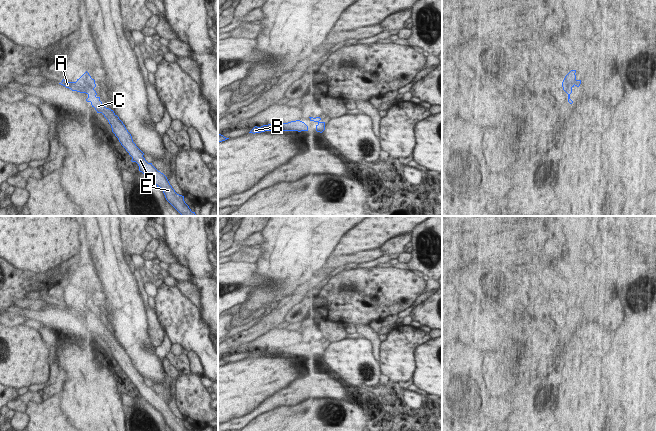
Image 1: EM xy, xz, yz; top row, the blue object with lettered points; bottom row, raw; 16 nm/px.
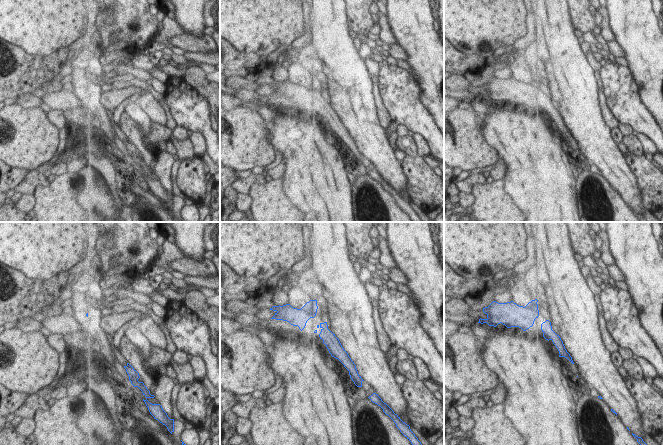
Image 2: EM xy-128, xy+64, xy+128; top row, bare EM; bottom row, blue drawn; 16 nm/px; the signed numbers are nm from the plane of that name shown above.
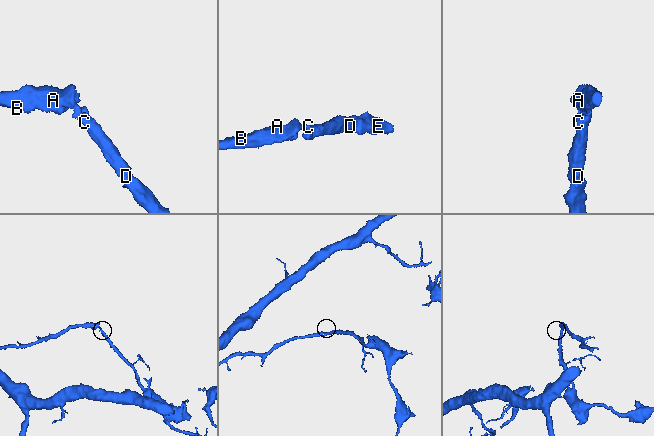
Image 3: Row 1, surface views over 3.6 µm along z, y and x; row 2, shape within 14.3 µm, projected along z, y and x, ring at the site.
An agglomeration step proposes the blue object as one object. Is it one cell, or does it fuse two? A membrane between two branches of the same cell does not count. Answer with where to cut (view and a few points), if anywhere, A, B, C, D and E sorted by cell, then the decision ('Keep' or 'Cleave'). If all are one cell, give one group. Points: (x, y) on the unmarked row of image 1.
No split. Groups: A B C D E. Keep.

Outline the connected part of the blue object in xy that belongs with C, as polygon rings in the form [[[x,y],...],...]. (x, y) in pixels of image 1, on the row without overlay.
[[[87,295],[79,303],[77,303],[76,306],[66,306],[63,303],[59,308],[71,313],[72,315],[86,317],[88,319],[86,325],[91,327],[92,331],[95,332],[97,337],[102,337],[108,344],[109,348],[111,349],[112,356],[132,381],[131,385],[138,388],[139,395],[163,415],[166,424],[173,431],[189,431],[184,425],[184,420],[175,416],[167,401],[158,395],[152,389],[152,387],[148,387],[145,384],[143,381],[144,377],[133,366],[131,358],[128,356],[123,346],[114,337],[114,335],[106,332],[105,329],[100,325],[100,321],[96,320],[97,317],[94,314],[96,311],[95,304],[91,302]]]

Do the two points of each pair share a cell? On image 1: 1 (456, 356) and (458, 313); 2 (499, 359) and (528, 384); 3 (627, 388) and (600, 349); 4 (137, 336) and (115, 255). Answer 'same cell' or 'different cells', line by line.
1: different cells
2: different cells
3: different cells
4: same cell

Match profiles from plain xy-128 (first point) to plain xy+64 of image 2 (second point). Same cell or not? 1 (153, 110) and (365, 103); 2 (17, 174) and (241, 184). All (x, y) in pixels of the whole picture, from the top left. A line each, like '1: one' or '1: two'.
1: two
2: two

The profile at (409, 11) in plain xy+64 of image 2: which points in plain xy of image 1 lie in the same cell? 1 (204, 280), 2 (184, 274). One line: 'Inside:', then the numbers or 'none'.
Inside: 1

